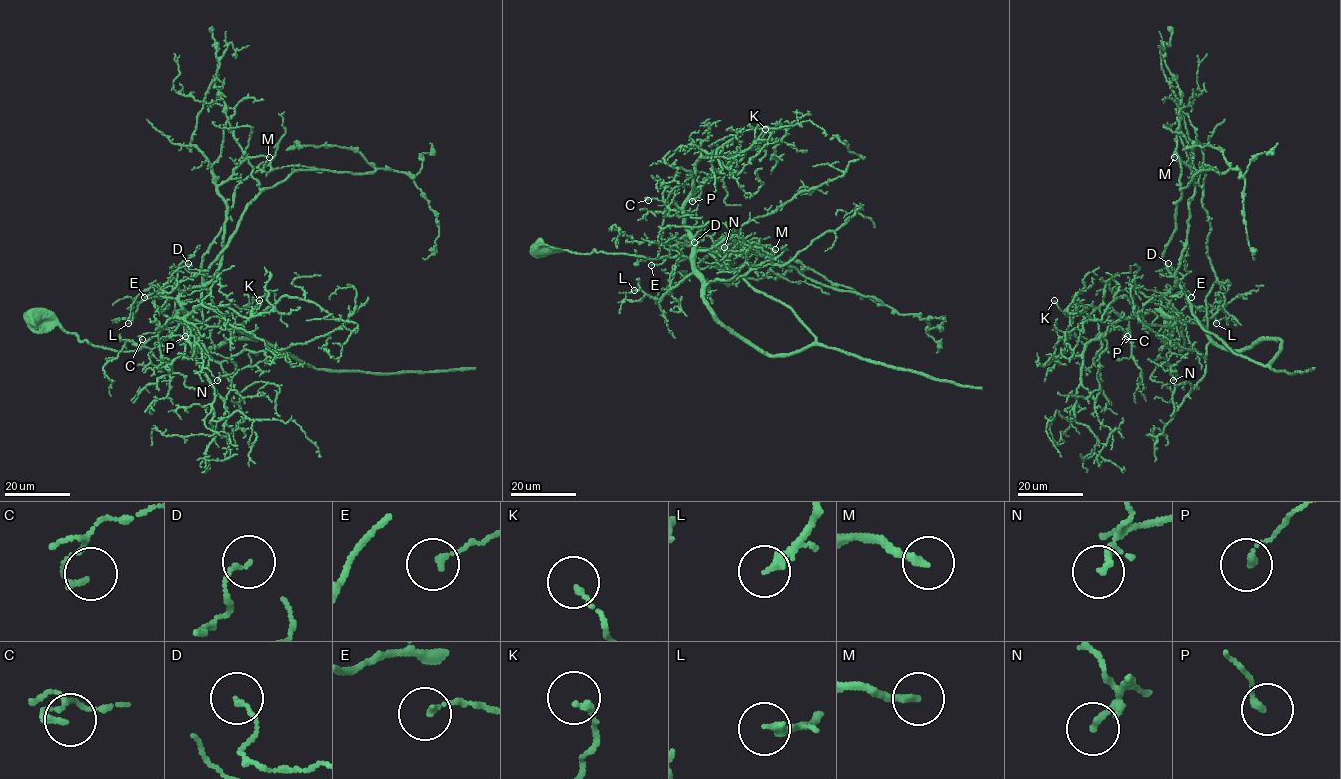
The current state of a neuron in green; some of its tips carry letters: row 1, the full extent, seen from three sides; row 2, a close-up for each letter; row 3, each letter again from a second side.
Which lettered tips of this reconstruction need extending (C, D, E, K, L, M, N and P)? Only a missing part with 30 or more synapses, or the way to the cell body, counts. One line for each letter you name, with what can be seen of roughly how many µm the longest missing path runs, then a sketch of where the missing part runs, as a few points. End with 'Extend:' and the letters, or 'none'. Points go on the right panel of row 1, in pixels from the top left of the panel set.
M: about 60 µm are missing; missing branch runs (1174, 157), (1189, 157), (1213, 148), (1249, 170), (1250, 177)
Extend: M

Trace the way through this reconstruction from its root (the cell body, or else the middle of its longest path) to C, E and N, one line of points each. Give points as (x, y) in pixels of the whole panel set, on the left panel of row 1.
C: (33, 315), (54, 319), (81, 341), (118, 351), (138, 350), (186, 316), (179, 311), (142, 339)
E: (33, 315), (54, 319), (81, 341), (134, 351), (186, 317), (181, 304), (161, 290), (144, 297)
N: (33, 315), (118, 351), (138, 350), (163, 329), (186, 322), (215, 361), (264, 352), (263, 361), (217, 380)

